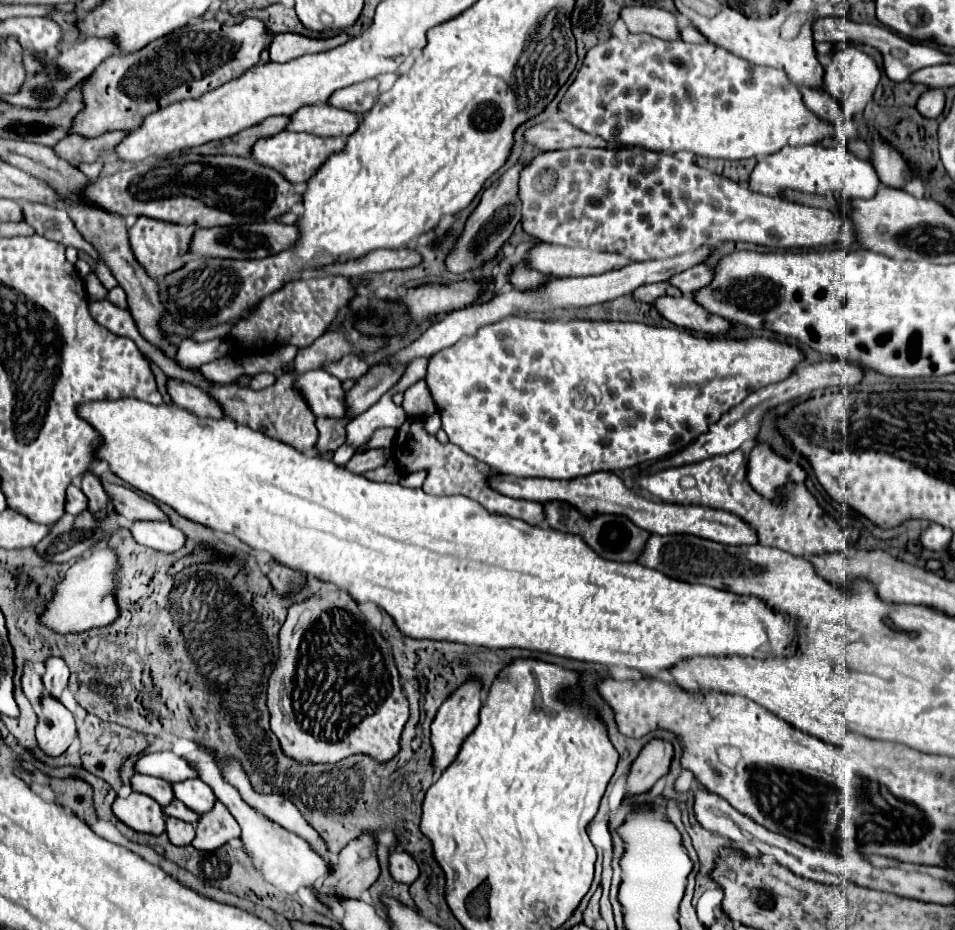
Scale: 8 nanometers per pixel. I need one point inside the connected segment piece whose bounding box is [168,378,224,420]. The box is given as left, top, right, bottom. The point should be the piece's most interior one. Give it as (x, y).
(195, 400)

